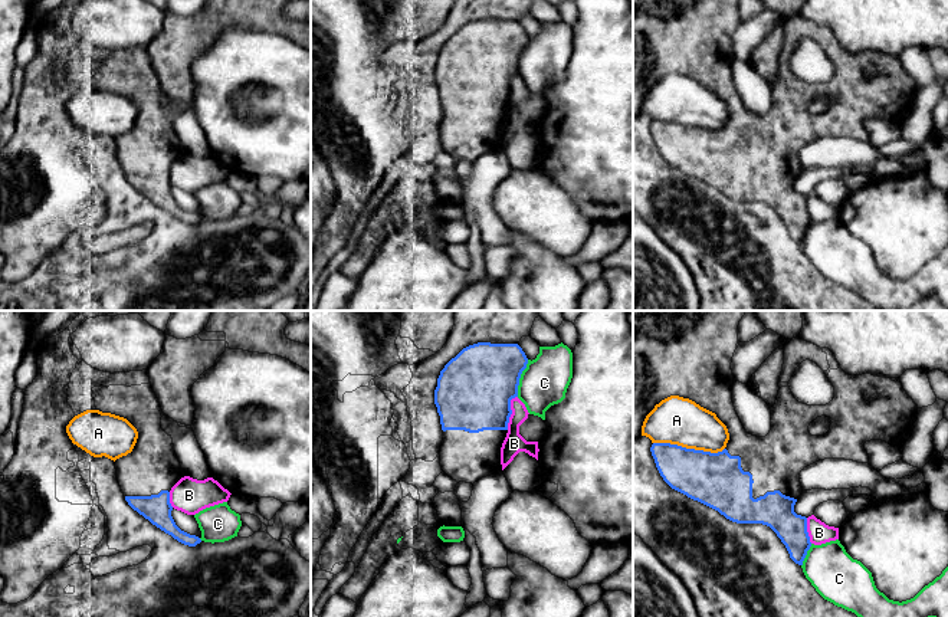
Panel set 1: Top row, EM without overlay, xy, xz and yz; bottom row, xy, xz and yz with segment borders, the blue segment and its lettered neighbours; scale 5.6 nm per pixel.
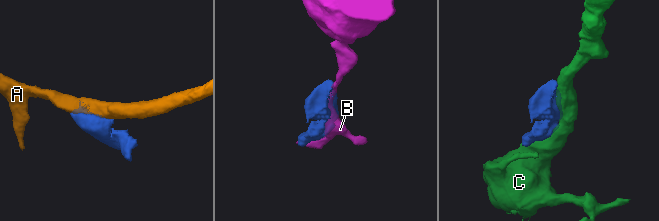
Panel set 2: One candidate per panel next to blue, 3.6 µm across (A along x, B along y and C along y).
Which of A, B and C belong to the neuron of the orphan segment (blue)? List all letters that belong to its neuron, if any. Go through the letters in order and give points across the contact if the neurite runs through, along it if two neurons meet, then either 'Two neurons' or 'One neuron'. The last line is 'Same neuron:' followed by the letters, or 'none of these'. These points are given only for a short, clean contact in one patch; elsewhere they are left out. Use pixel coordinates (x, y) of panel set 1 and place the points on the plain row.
A: Two neurons
B: Two neurons
C: Two neurons
Same neuron: none of these

